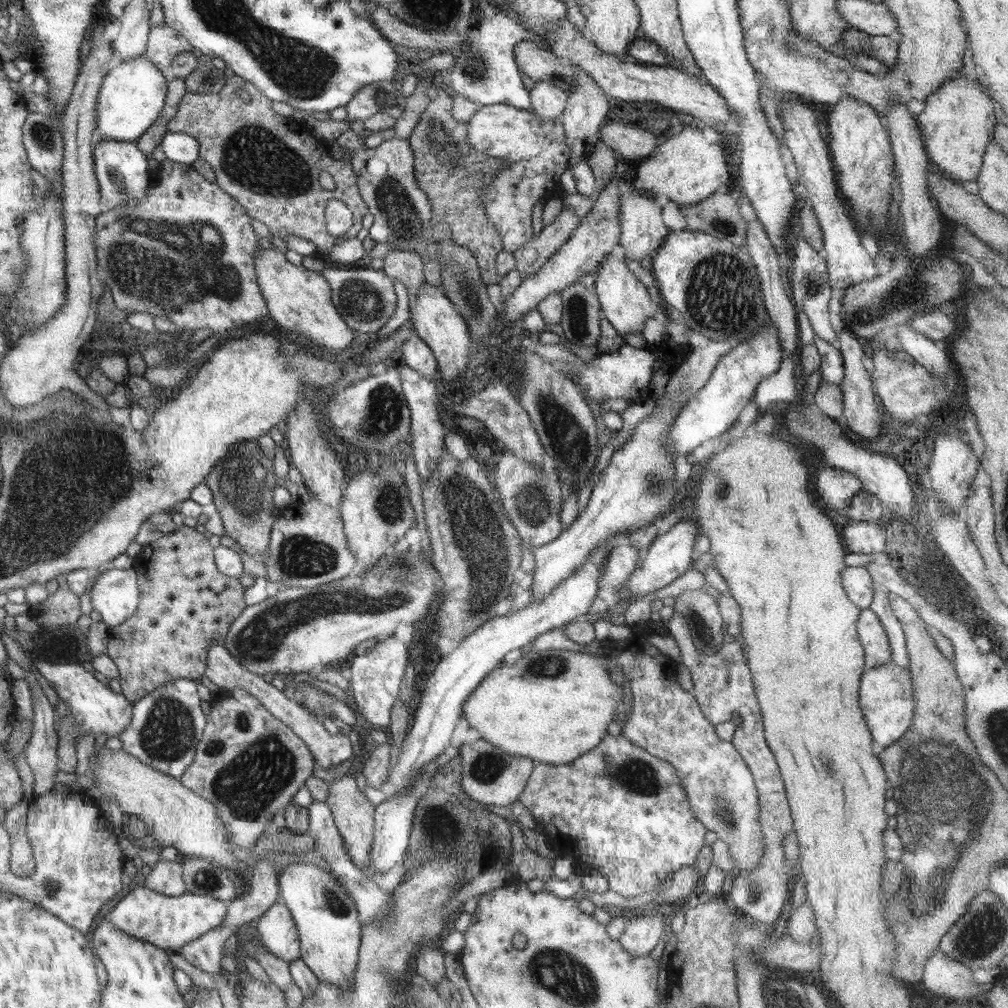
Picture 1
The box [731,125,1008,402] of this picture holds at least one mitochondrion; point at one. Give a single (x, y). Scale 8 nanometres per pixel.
(902, 292)

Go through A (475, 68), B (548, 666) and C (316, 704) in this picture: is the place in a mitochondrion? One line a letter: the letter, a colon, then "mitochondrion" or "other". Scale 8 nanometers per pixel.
A: mitochondrion
B: mitochondrion
C: mitochondrion

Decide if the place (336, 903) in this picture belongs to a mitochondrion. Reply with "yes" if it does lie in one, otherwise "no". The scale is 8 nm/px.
yes

